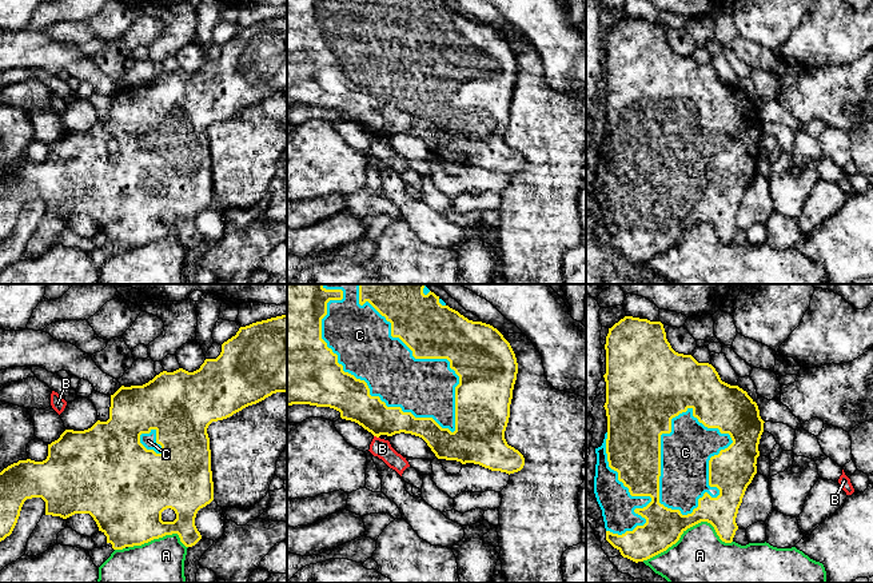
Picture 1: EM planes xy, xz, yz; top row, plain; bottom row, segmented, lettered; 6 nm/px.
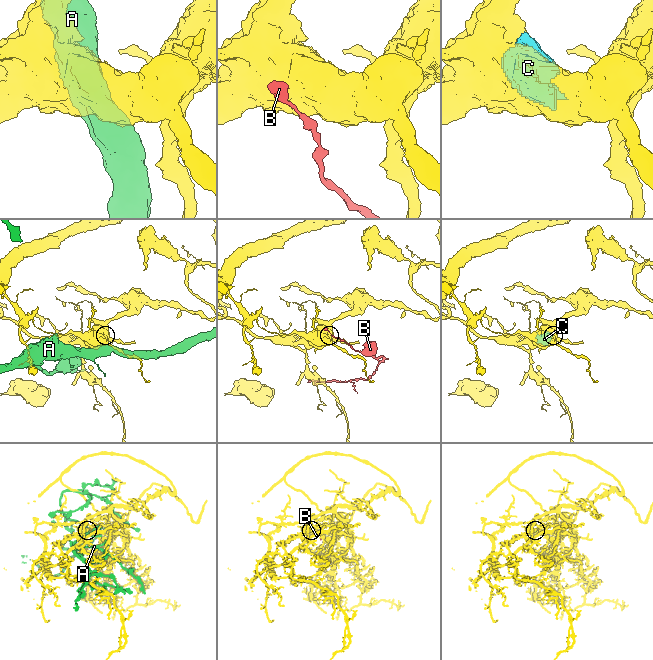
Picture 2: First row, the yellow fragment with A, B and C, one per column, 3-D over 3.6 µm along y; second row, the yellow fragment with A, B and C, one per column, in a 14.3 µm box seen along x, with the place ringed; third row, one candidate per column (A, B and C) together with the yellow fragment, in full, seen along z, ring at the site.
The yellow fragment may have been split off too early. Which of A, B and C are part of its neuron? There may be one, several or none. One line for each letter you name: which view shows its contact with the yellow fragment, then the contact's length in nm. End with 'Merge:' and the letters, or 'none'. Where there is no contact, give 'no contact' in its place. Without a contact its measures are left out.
C: xz | 1100 nm
Merge: C

